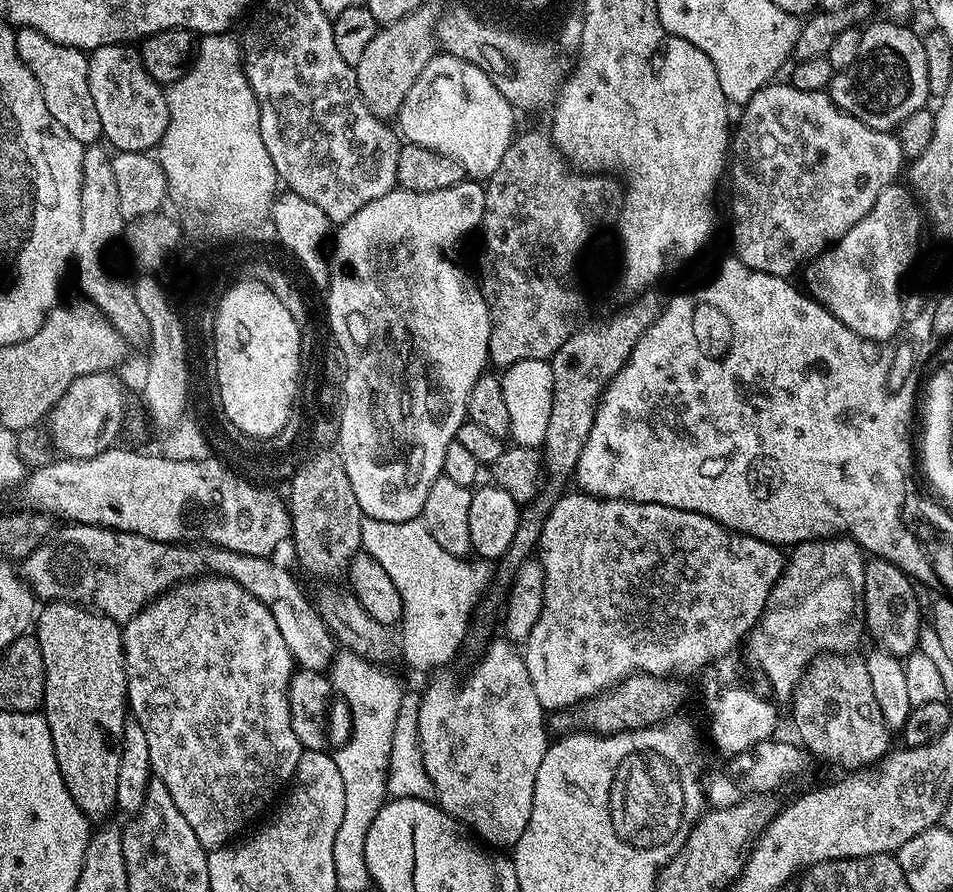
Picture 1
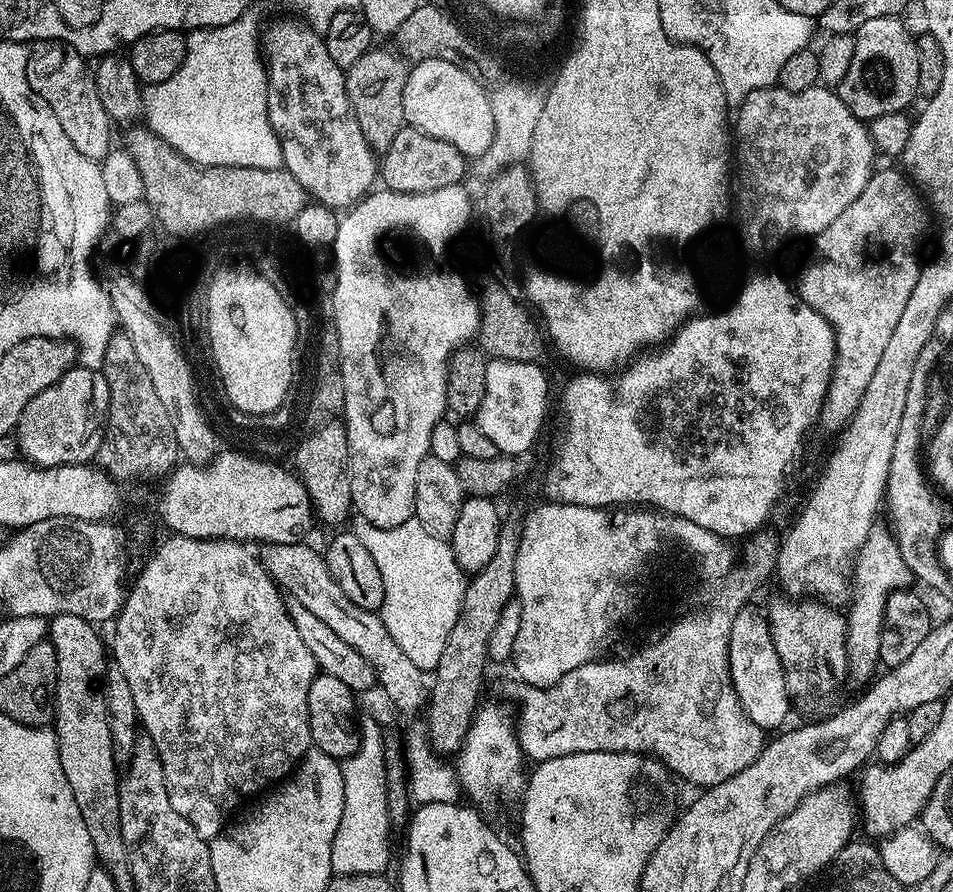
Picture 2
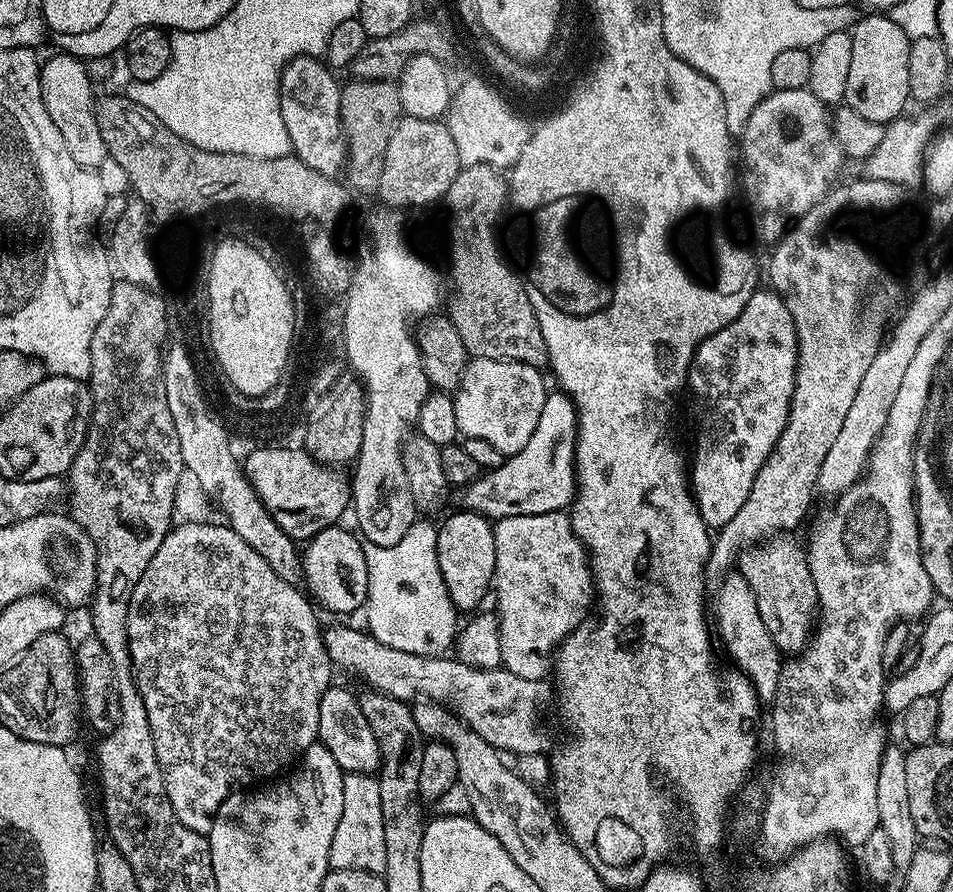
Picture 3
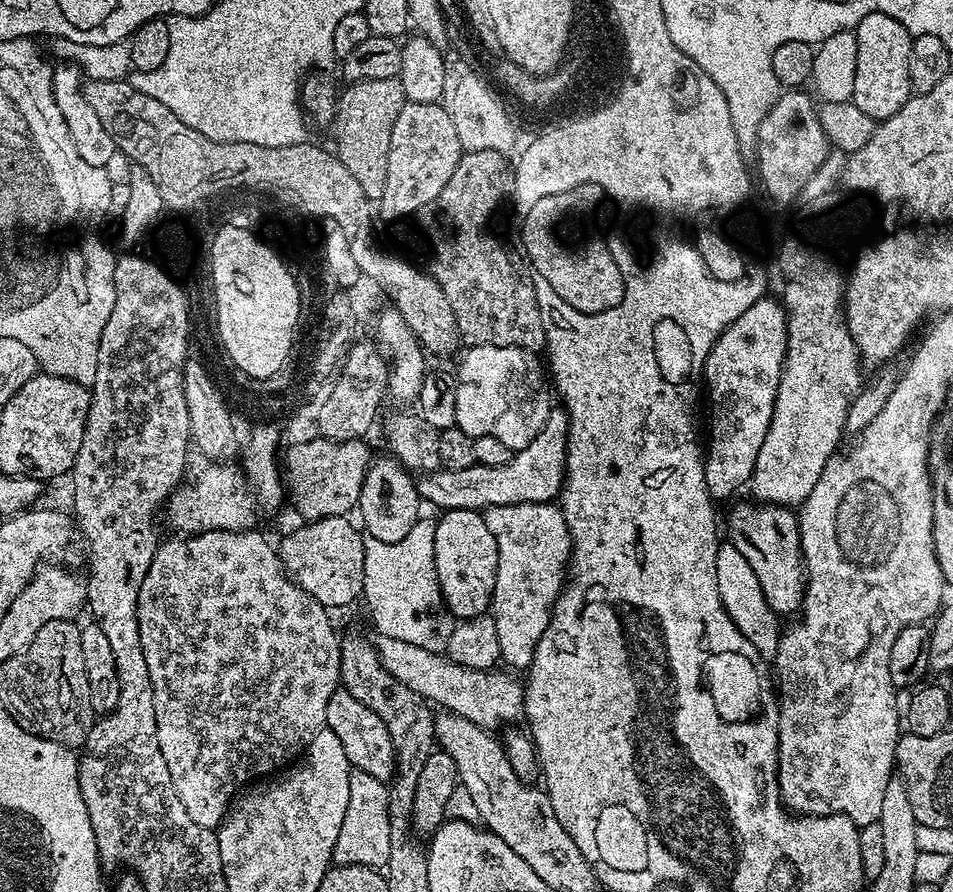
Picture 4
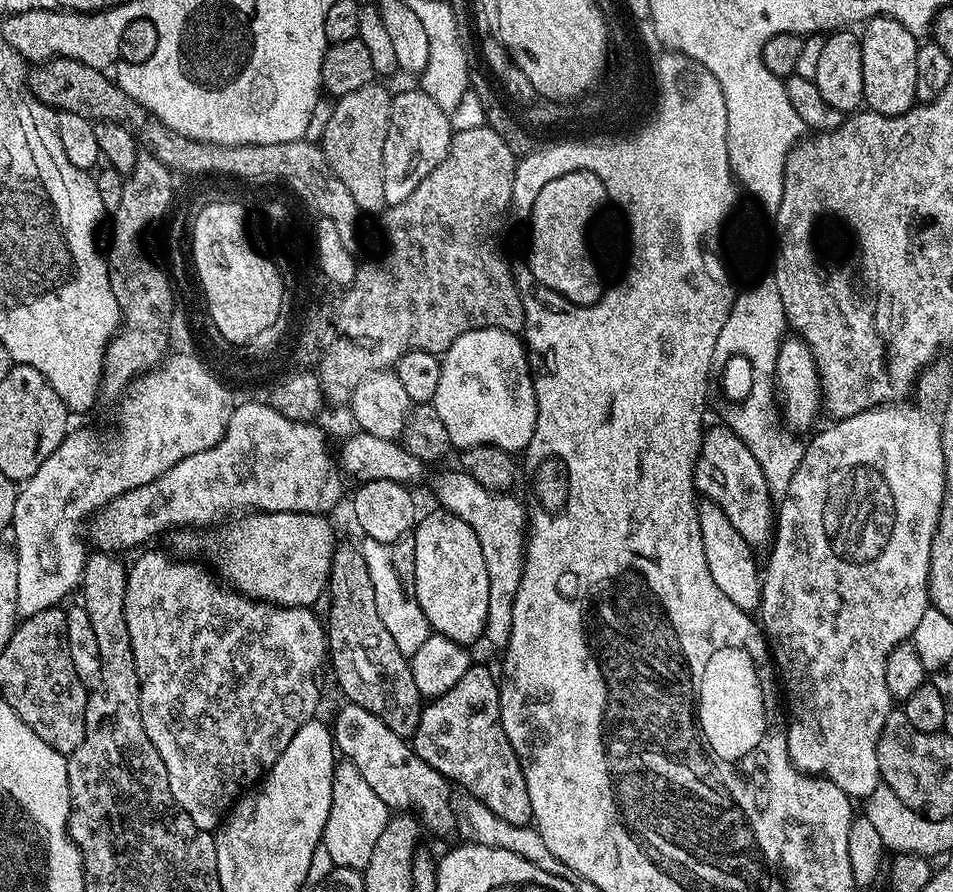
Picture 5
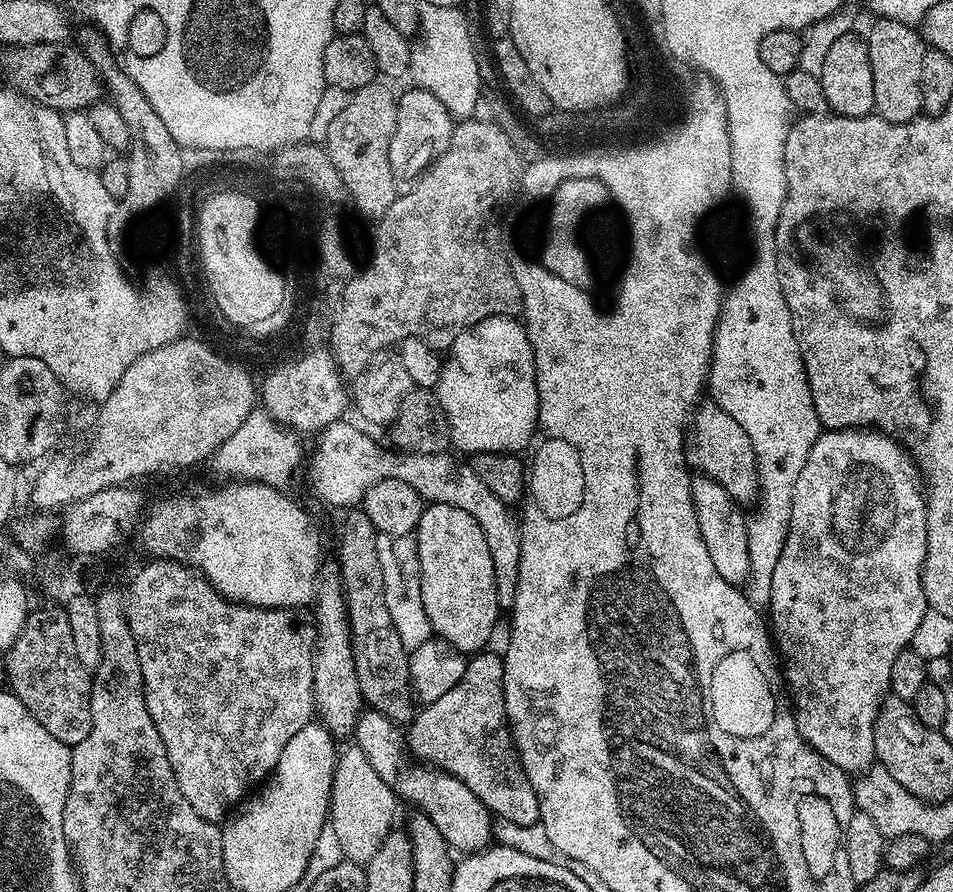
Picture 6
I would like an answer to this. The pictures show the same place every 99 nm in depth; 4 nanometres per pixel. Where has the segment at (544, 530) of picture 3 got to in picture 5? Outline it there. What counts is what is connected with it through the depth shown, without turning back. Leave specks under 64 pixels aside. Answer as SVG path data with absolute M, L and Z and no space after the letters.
M462 470L448 475L439 486L436 496L440 499L439 507L462 518L462 522L466 522L470 530L478 534L478 542L482 542L482 558L486 558L486 574L490 574L490 606L483 639L489 640L499 650L507 649L515 616L515 598L525 571L524 527L528 524L528 516L512 494L492 492Z

